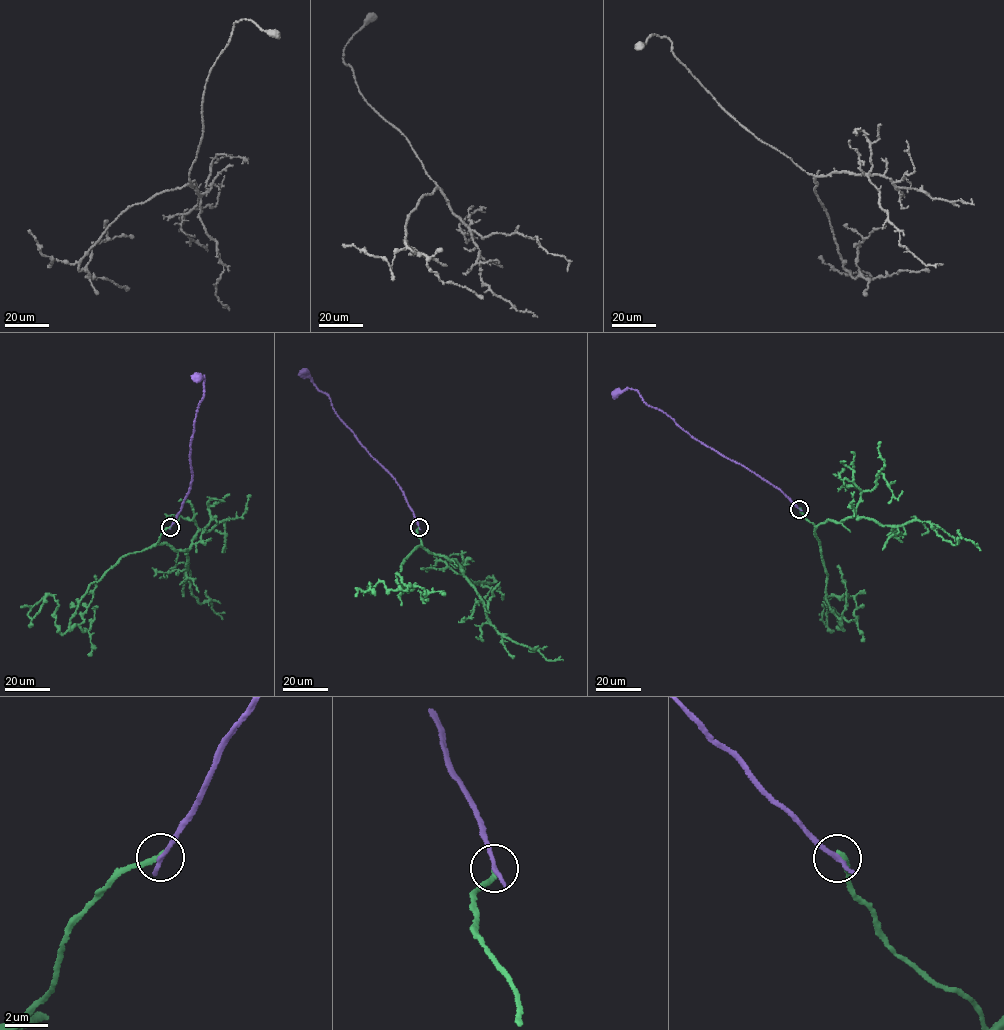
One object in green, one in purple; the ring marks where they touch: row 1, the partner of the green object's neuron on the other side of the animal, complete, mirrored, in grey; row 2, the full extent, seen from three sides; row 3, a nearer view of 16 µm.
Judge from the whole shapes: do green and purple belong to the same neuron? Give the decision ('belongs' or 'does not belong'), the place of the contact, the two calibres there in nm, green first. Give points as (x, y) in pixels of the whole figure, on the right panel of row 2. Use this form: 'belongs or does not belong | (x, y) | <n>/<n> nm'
does not belong | (799, 509) | 240/240 nm

